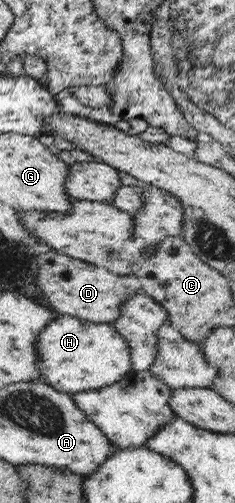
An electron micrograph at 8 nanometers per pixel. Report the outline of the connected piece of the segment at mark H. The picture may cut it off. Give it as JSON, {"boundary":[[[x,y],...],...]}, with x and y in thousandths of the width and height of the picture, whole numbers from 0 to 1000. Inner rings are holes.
{"boundary":[[[243,626],[243,636],[174,658],[162,700],[179,750],[166,759],[200,761],[251,779],[315,783],[345,777],[413,775],[489,763],[562,738],[562,694],[545,676],[515,668],[468,642],[421,642],[345,636],[302,626]]]}

